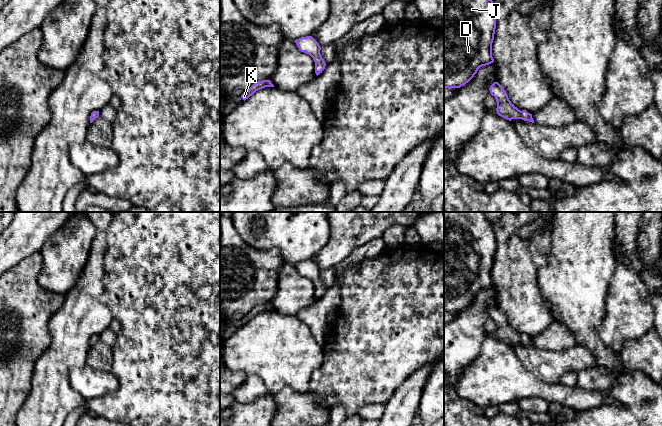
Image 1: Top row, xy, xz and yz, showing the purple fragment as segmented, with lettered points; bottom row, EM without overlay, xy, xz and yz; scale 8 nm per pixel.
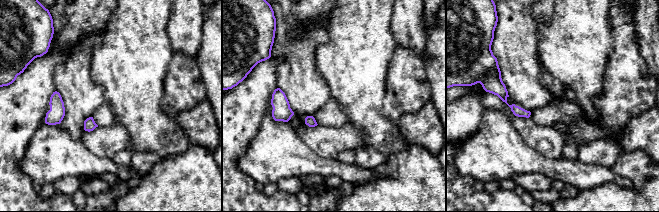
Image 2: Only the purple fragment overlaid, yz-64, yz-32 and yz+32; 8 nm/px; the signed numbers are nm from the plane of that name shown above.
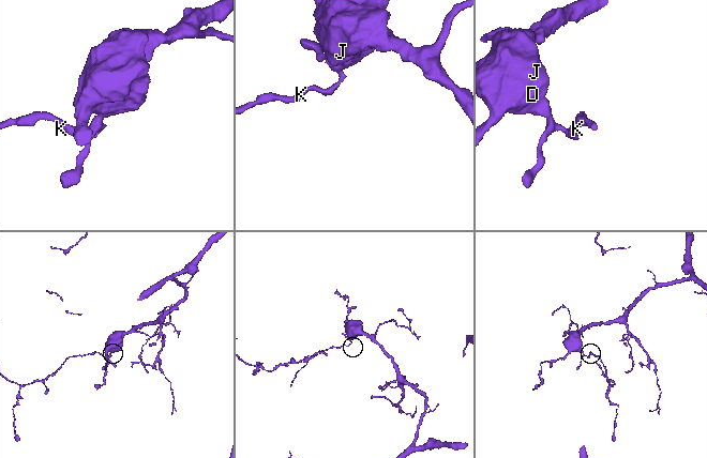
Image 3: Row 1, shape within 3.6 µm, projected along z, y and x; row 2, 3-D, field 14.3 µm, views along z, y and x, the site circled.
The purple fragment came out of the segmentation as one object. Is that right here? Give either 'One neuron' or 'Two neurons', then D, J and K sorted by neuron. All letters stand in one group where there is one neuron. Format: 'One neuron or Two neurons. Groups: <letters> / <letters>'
Two neurons. Groups: D J / K

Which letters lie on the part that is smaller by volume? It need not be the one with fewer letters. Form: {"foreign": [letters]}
{"foreign": ["K"]}

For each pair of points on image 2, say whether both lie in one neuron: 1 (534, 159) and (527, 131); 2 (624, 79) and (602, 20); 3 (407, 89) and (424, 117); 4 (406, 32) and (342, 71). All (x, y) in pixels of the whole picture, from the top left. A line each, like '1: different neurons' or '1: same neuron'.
1: different neurons
2: different neurons
3: different neurons
4: different neurons

